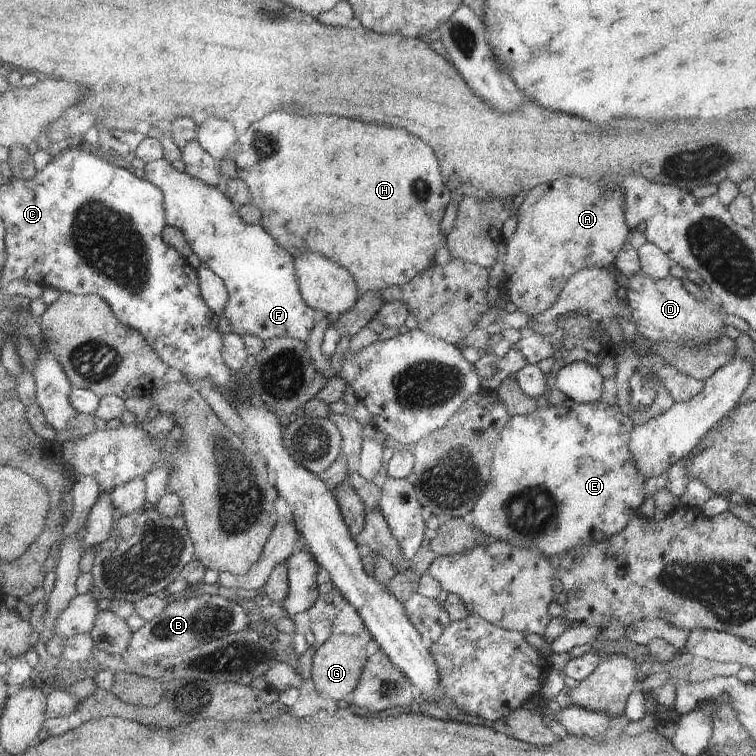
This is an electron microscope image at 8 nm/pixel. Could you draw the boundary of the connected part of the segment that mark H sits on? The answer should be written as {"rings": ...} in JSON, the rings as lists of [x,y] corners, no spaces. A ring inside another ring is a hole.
{"rings":[[[273,112],[267,118],[257,122],[257,138],[255,138],[255,124],[245,131],[239,138],[241,152],[233,154],[236,162],[238,176],[253,193],[253,202],[262,212],[260,225],[284,248],[293,258],[307,253],[318,253],[327,257],[353,272],[361,295],[369,291],[384,291],[389,287],[403,286],[411,282],[423,270],[428,269],[434,263],[435,254],[439,248],[446,246],[448,235],[441,232],[441,220],[445,216],[445,210],[453,197],[443,182],[443,174],[439,168],[439,160],[429,144],[425,144],[421,138],[413,136],[407,130],[399,128],[383,128],[377,124],[365,124],[351,118],[341,116],[293,116],[287,112]]]}

